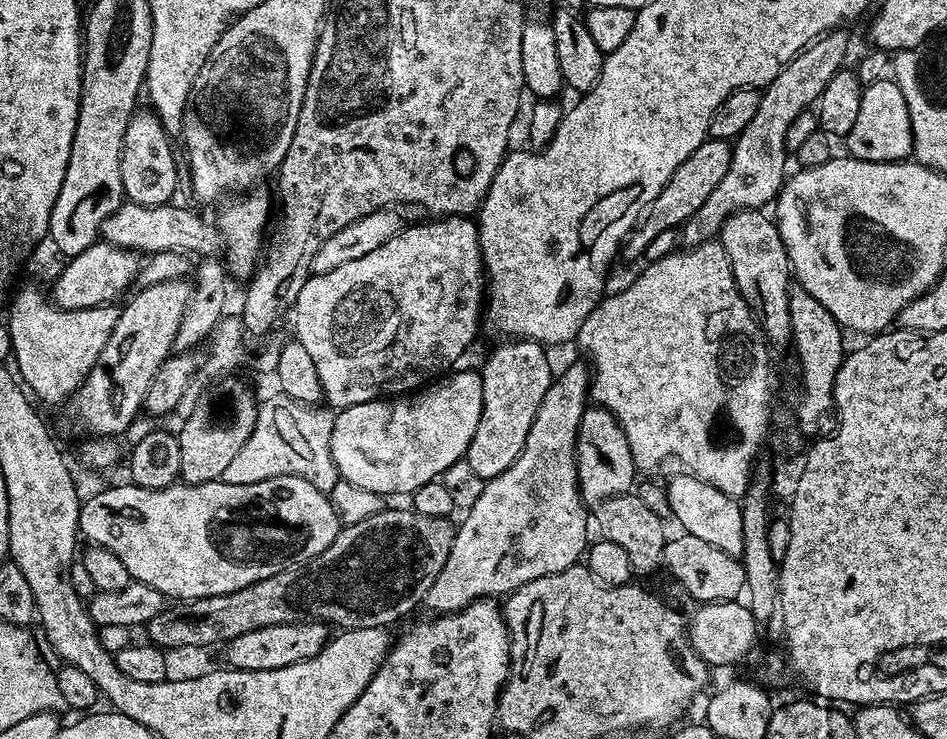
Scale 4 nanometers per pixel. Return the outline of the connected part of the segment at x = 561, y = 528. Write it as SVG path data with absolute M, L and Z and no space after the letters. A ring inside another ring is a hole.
M572 364L561 376L559 373L553 379L538 406L538 414L534 414L533 431L526 434L526 442L518 458L514 458L507 472L495 480L487 481L482 498L478 498L478 502L467 509L465 516L468 517L456 528L456 537L450 546L450 558L446 558L442 574L434 578L434 586L430 586L428 591L426 608L428 604L429 613L456 612L475 600L507 597L526 582L534 582L534 578L558 574L571 568L585 555L590 543L590 537L587 536L590 516L588 512L584 513L586 505L580 499L576 477L576 435L582 414L590 406L590 372L585 368L580 364Z

